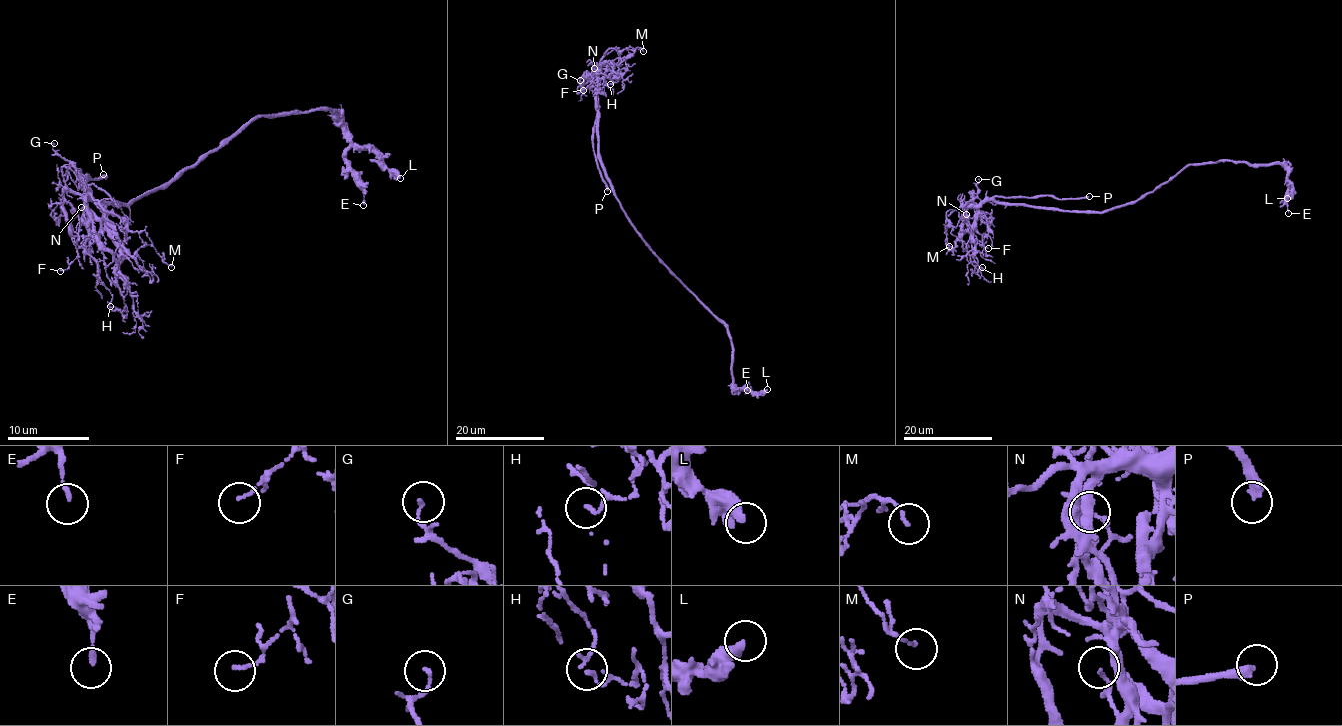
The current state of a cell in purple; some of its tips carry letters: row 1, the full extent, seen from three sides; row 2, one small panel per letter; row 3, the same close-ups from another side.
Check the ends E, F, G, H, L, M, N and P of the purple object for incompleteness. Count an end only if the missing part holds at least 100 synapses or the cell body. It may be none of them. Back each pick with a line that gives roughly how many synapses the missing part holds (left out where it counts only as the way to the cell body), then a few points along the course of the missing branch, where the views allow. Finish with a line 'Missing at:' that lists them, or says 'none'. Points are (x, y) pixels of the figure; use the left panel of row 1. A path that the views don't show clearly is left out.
P: missing branch runs (103, 174), (165, 164), (258, 114), (305, 106), (355, 108), (369, 116), (351, 118), (351, 154), (340, 147)
Missing at: P

